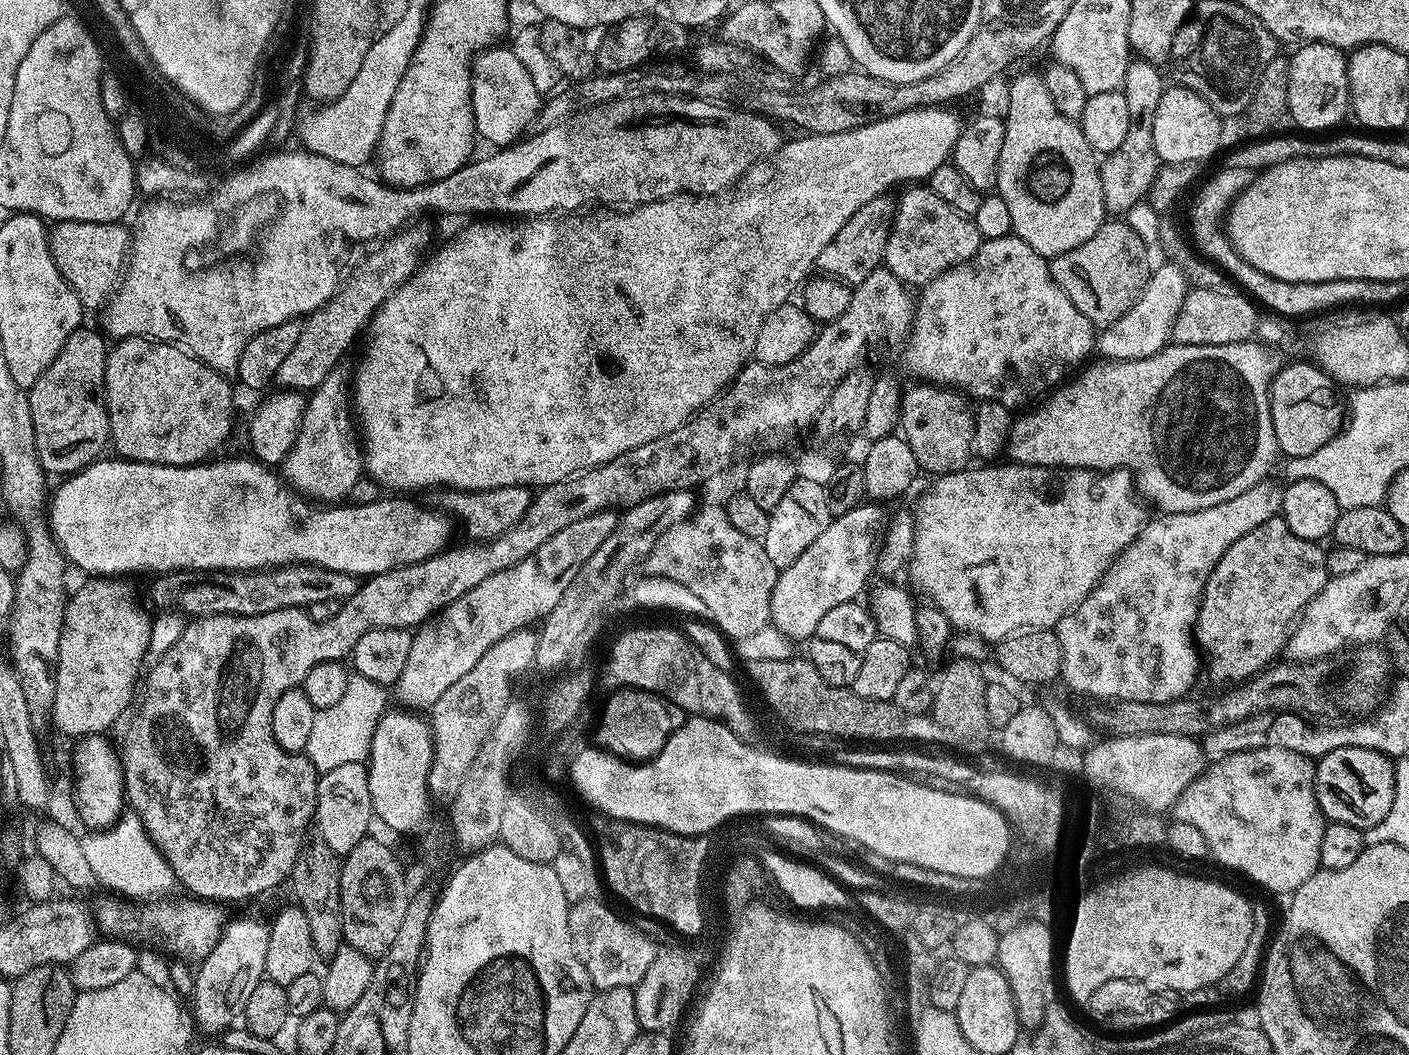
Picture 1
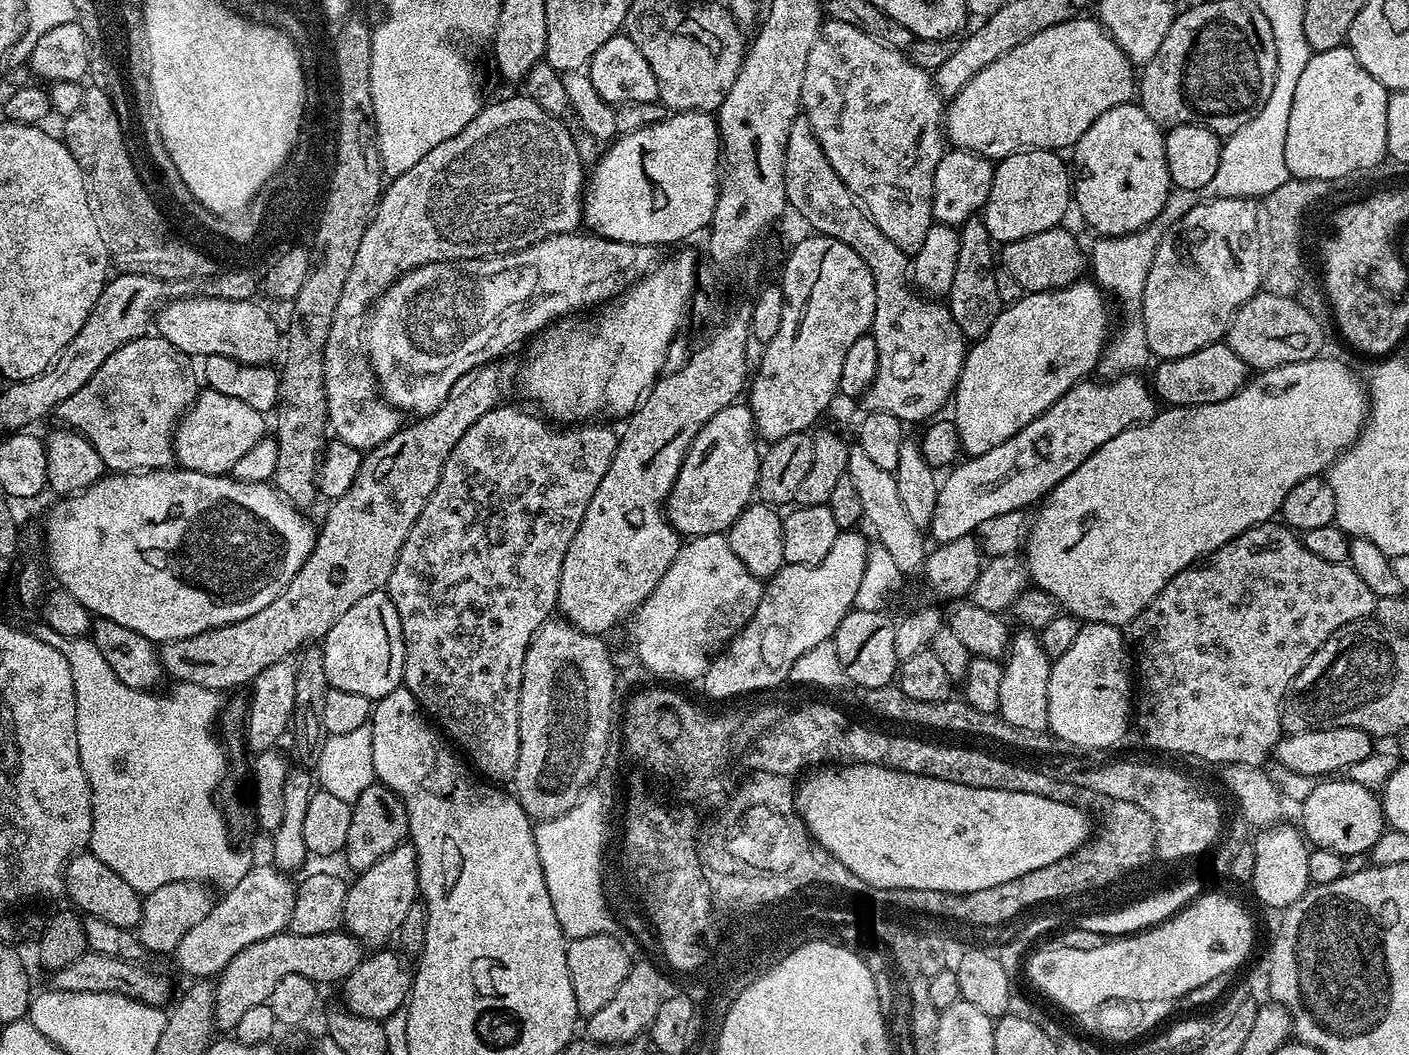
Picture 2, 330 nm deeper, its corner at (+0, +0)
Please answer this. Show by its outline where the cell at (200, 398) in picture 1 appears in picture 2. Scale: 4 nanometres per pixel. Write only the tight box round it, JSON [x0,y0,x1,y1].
[172,387,265,476]

